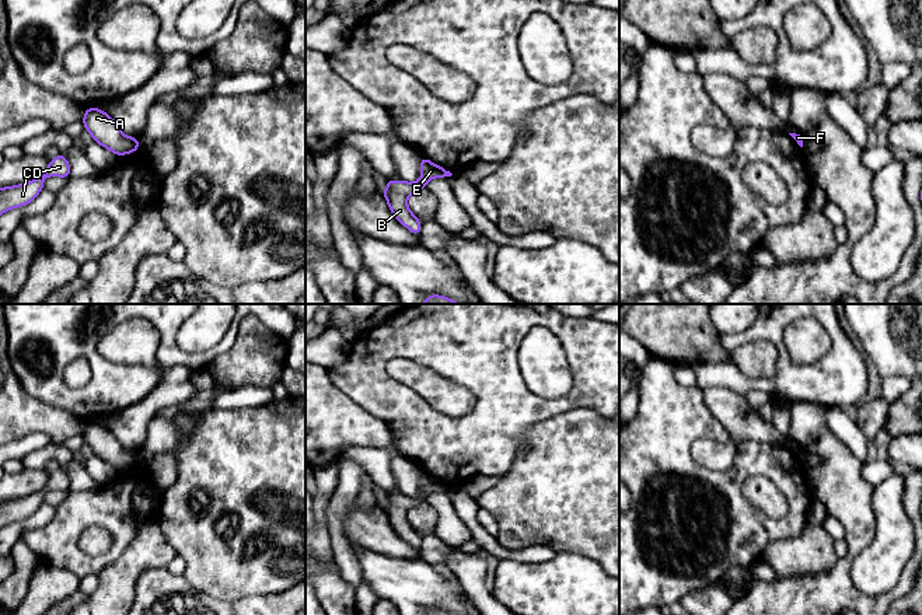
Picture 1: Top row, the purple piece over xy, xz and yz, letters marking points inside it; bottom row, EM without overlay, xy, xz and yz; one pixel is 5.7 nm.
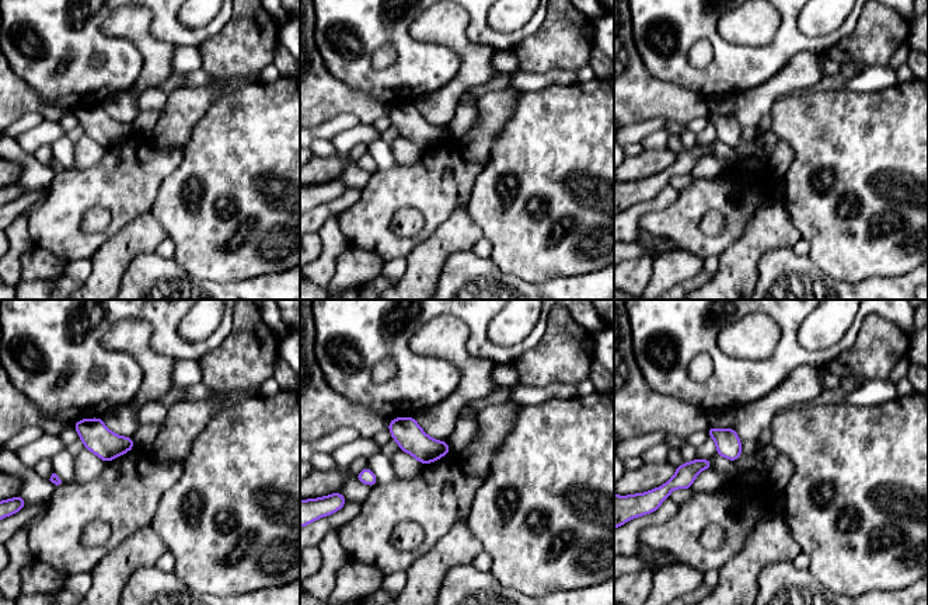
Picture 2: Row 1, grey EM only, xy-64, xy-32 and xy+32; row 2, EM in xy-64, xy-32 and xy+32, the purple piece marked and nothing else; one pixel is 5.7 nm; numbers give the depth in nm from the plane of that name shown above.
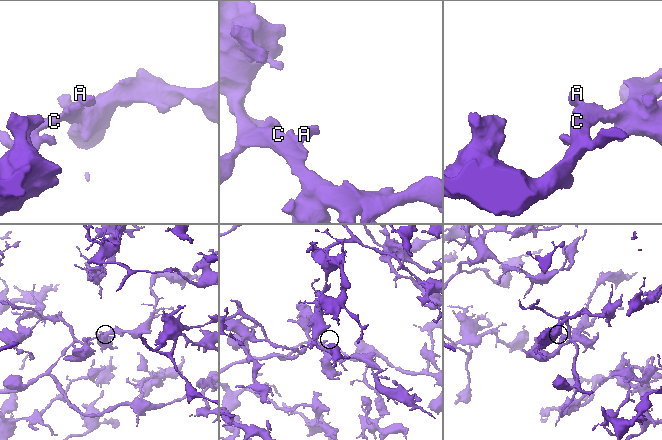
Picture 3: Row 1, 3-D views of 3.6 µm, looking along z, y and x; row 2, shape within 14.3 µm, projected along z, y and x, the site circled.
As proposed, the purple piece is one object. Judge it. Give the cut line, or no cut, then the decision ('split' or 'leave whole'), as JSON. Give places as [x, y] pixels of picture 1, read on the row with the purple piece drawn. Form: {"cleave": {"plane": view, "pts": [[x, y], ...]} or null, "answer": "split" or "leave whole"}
{"cleave": null, "answer": "leave whole"}

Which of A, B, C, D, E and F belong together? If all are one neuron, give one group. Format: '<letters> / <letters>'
A B C D E F

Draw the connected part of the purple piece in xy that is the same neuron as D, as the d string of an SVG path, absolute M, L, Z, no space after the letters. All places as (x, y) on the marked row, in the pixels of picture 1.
M60 153L49 161L45 174L27 184L0 188L0 216L10 209L21 207L31 203L43 189L43 179L49 177L70 177L70 165L67 158Z

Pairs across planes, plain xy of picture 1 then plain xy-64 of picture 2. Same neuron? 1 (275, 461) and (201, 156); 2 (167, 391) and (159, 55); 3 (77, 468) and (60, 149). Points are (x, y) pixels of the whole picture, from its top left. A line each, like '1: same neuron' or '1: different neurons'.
1: same neuron
2: same neuron
3: same neuron

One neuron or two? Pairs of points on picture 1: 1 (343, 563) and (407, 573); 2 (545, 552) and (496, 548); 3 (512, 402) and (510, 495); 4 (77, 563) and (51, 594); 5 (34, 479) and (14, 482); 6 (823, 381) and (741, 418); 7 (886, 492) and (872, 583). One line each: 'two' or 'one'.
1: two
2: one
3: two
4: two
5: one
6: two
7: one

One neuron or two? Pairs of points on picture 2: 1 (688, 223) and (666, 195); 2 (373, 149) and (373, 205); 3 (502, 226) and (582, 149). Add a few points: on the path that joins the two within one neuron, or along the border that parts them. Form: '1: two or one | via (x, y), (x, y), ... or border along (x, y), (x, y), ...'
1: two | border along (679, 192), (667, 206), (642, 214)
2: two | border along (397, 165), (389, 170), (379, 170)
3: one | via (522, 205), (529, 192), (538, 191), (561, 170)

